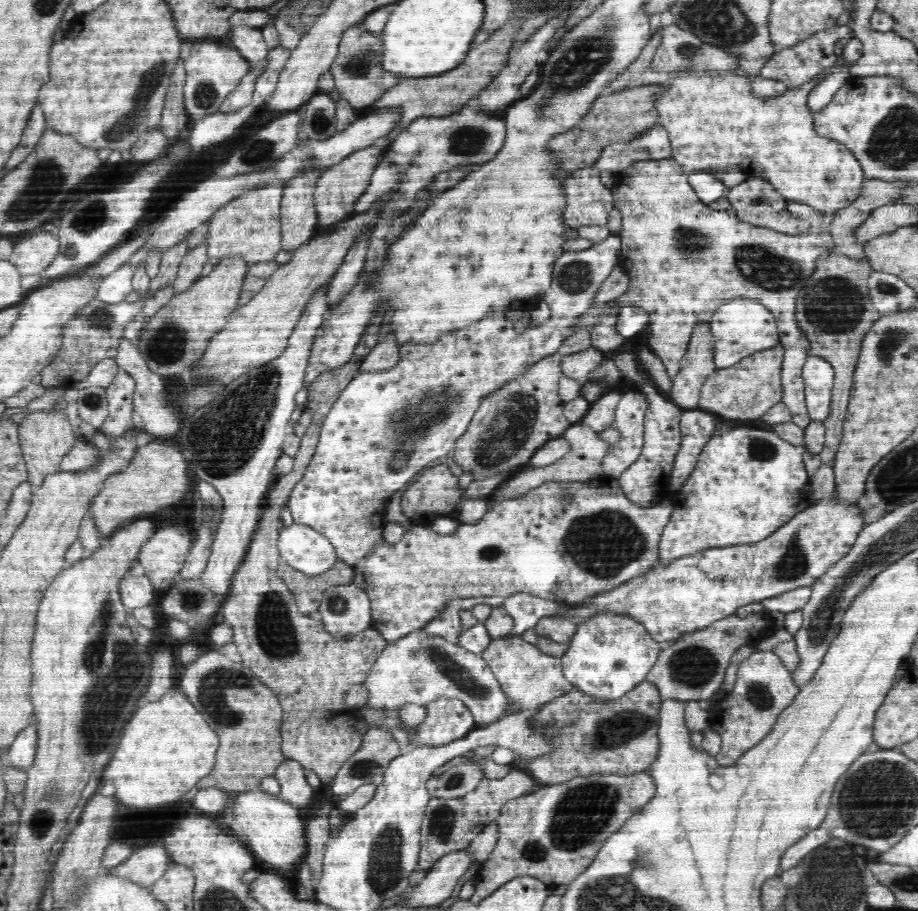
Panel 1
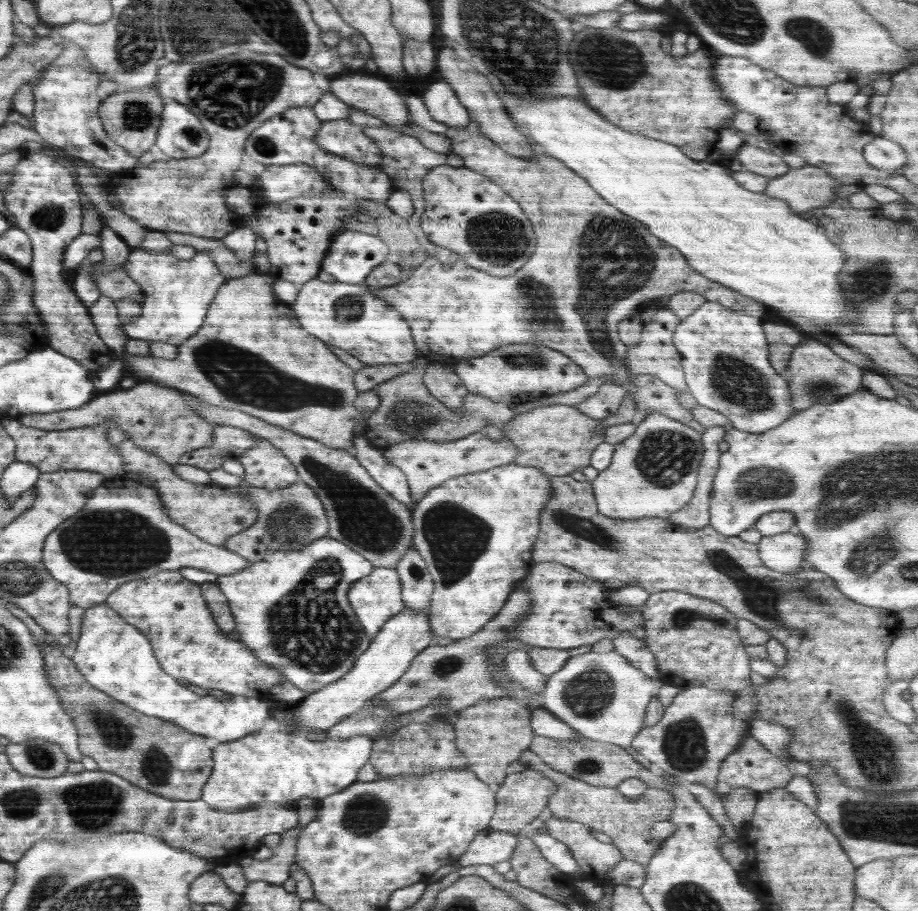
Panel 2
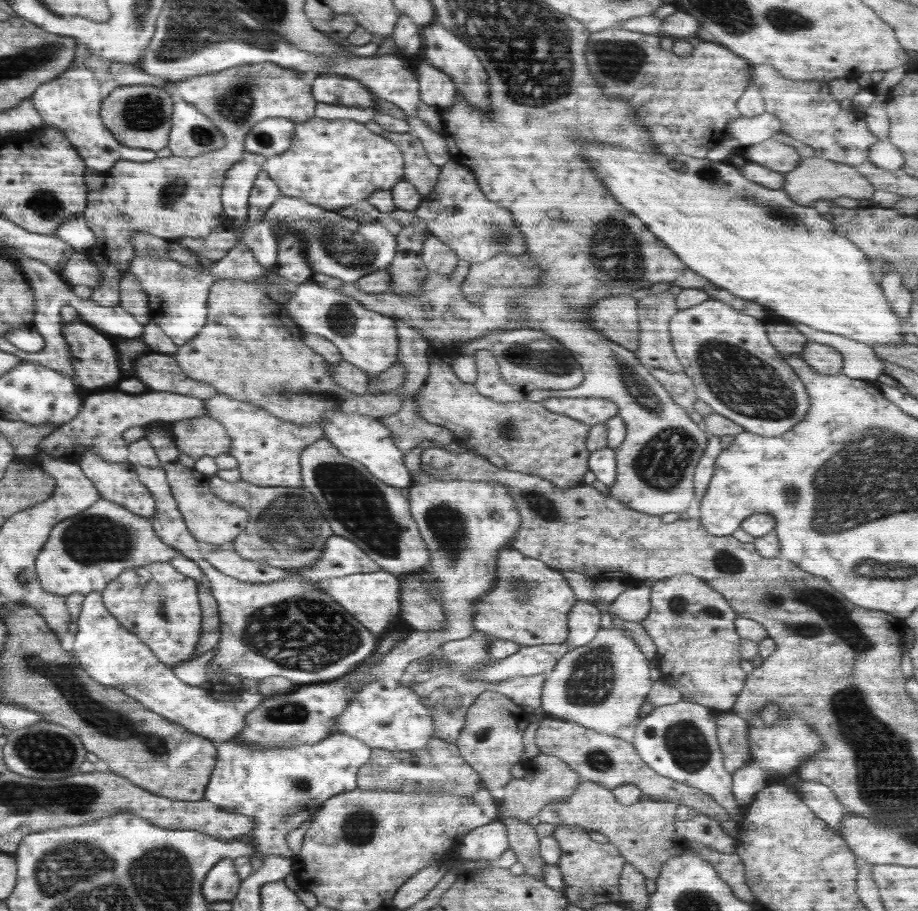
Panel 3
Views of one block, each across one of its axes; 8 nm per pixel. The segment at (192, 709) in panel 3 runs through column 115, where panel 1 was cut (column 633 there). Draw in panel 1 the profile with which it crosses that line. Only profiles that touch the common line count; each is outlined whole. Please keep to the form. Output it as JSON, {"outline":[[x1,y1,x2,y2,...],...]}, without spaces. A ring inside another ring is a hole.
{"outline":[[612,611,598,612,578,625,570,648,560,657,562,672,575,688,588,695,617,699,647,678,662,647,634,617]]}

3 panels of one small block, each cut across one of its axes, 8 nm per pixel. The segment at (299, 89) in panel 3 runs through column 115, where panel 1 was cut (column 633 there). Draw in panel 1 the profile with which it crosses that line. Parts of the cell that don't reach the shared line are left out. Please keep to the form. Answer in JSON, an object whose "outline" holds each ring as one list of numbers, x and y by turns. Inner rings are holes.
{"outline":[[650,160,637,163,636,168,630,164,620,174,616,173,614,190,614,209,622,212,621,258,620,266,626,270,630,278,627,292,616,299,604,314,604,318,589,330,591,346,602,353,609,354,618,348,625,338,617,330,618,318,622,307,638,307,647,312,652,337,650,349,662,360,668,375,674,378,684,365,684,358,689,342,696,326,701,323,711,323,713,312,726,301,738,297,758,300,762,305,772,311,777,323,779,342,784,347,783,361,781,364,782,403,791,412,791,421,796,426,806,428,811,420,807,416,805,402,805,384,802,376,803,366,808,358,809,343,806,336,800,332,795,320,796,298,804,288,806,279,814,274,816,260,826,252,835,251,835,242,829,232,804,232,791,235,778,232,776,229,753,225,746,221,738,220,736,213,710,210,706,204,694,196,688,184,688,176,684,168,676,160]]}

